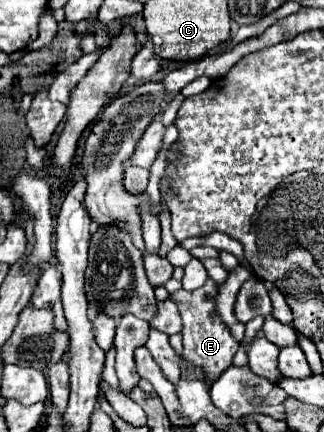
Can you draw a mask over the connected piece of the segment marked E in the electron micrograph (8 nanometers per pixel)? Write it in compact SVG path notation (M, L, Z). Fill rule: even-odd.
M208 278L202 287L194 291L179 289L179 291L169 295L169 299L173 299L177 303L181 319L183 319L183 331L181 331L181 335L183 335L183 351L181 351L181 359L185 359L189 367L203 371L203 377L205 377L203 381L207 383L207 387L211 387L211 383L215 379L219 379L219 375L227 367L231 367L231 359L239 349L239 343L233 339L233 335L227 331L227 327L223 325L223 321L215 313L214 298L217 292L217 284Z

